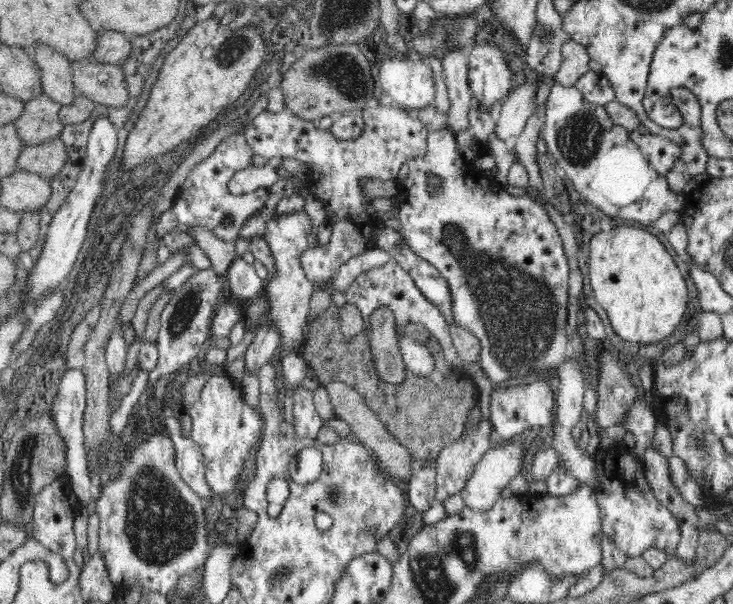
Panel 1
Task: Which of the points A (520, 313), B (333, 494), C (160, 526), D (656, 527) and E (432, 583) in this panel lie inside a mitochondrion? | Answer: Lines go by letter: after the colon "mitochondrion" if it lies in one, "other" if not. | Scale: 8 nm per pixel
A: mitochondrion
B: mitochondrion
C: mitochondrion
D: mitochondrion
E: mitochondrion

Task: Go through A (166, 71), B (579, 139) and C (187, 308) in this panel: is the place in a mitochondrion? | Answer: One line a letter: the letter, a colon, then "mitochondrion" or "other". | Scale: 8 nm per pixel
A: other
B: mitochondrion
C: mitochondrion

